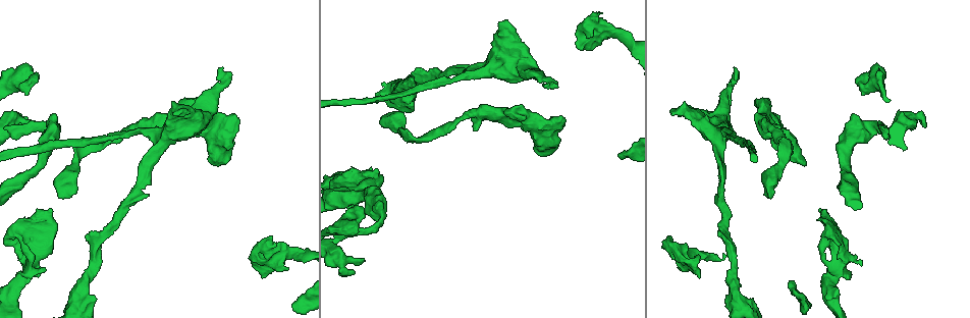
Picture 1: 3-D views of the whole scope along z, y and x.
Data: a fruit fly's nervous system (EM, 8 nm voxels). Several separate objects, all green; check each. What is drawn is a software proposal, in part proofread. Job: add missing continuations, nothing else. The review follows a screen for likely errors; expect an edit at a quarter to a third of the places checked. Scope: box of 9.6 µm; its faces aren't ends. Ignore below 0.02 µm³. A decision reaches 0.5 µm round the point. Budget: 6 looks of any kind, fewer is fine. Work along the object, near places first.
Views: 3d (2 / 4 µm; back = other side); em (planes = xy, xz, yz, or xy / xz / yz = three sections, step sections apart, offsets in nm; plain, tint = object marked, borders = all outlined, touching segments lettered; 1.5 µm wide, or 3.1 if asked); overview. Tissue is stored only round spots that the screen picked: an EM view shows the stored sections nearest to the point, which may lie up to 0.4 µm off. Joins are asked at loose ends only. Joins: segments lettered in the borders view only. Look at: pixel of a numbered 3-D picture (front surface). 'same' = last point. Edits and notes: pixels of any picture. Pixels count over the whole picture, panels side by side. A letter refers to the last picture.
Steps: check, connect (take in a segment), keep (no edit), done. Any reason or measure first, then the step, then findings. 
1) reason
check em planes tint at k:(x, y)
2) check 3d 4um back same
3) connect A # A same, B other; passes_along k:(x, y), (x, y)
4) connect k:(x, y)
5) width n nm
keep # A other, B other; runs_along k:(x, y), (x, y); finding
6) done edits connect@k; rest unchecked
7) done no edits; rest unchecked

branch stops here
check 3d 4um at 1:(474, 130)

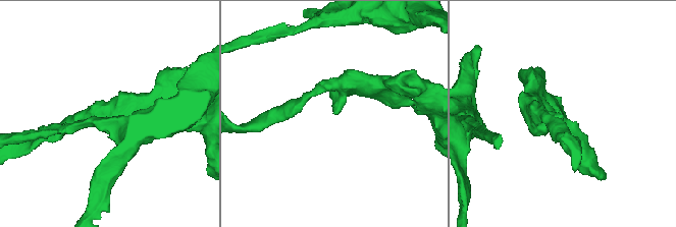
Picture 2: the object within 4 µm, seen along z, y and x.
arm_widths 160, 340 nm; need the tissue
check em planes borders at 2:(560, 114)

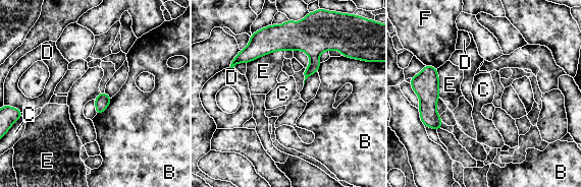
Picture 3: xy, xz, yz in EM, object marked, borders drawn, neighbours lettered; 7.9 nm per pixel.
longest_contact E 320 nm
keep # B other, C other, D other, E other, F other; none of them fits

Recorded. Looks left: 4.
an open end
check em xy step 8 tint at 1:(46, 270)

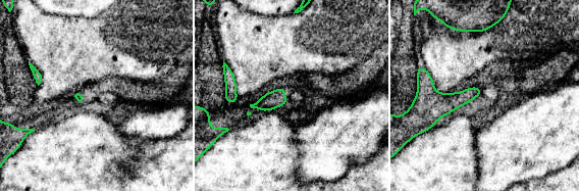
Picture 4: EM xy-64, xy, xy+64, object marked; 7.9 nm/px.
check em planes tint same

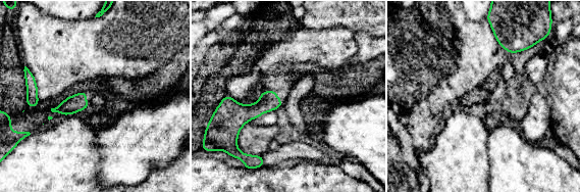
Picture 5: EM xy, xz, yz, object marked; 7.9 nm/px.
check em planes borders same

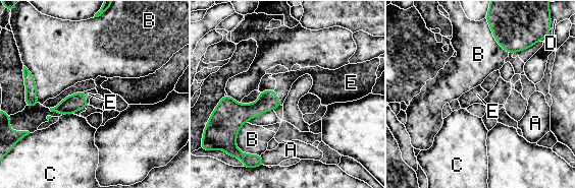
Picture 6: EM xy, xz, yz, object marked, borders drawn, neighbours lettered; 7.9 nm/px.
connect E # A other, B other, C other, D other, E same; it goes on there

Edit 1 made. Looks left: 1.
done edits connect@6; rest unchecked

